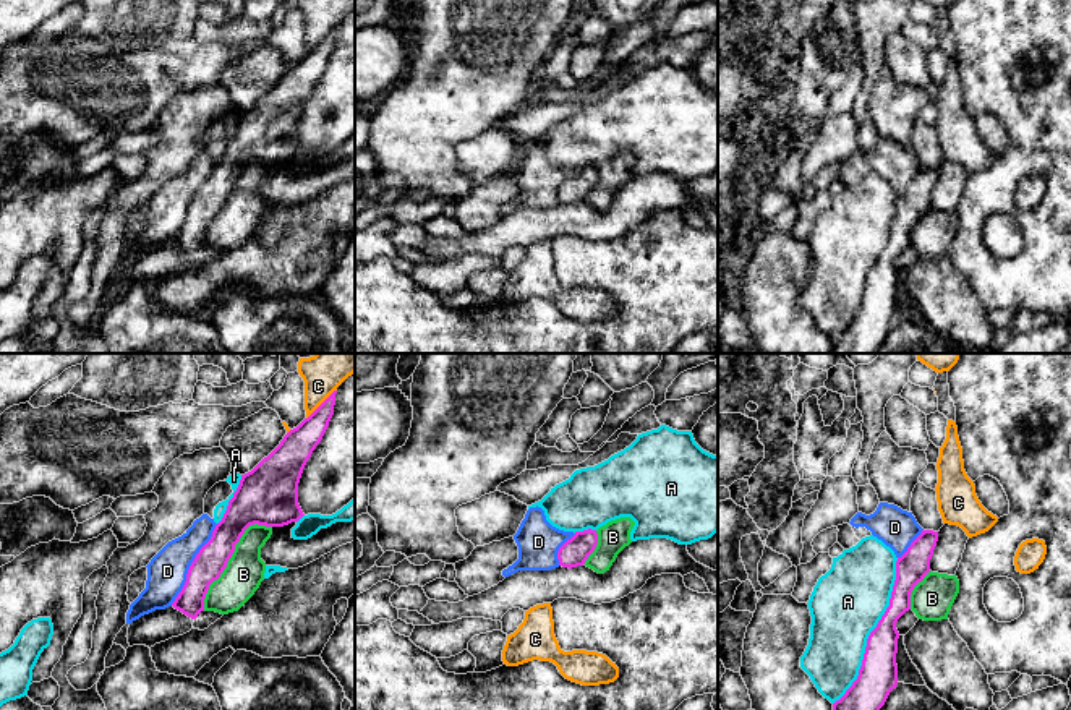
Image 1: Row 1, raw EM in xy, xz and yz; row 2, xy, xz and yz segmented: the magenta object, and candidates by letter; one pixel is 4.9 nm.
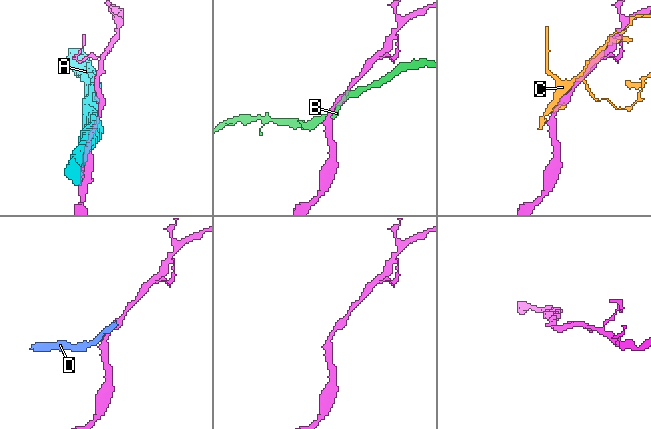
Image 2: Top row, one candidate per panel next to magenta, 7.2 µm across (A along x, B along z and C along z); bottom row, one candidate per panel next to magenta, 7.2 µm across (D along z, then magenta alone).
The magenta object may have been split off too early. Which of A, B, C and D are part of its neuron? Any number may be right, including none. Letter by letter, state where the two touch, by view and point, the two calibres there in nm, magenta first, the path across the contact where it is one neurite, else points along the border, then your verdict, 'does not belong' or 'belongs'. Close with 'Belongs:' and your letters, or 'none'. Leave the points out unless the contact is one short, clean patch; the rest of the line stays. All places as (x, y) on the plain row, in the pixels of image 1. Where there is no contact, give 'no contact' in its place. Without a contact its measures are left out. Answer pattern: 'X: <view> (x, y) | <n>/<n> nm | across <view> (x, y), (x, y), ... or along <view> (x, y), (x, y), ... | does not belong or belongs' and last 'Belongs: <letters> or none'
A: yz (872, 268) | 190/360 nm | does not belong
B: xy (230, 193) | 170/190 nm | does not belong
C: xy (321, 41) | 160/170 nm | does not belong
D: xy (192, 201) | 160/190 nm | does not belong
Belongs: none

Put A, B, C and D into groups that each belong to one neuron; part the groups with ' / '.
A / B / C / D

